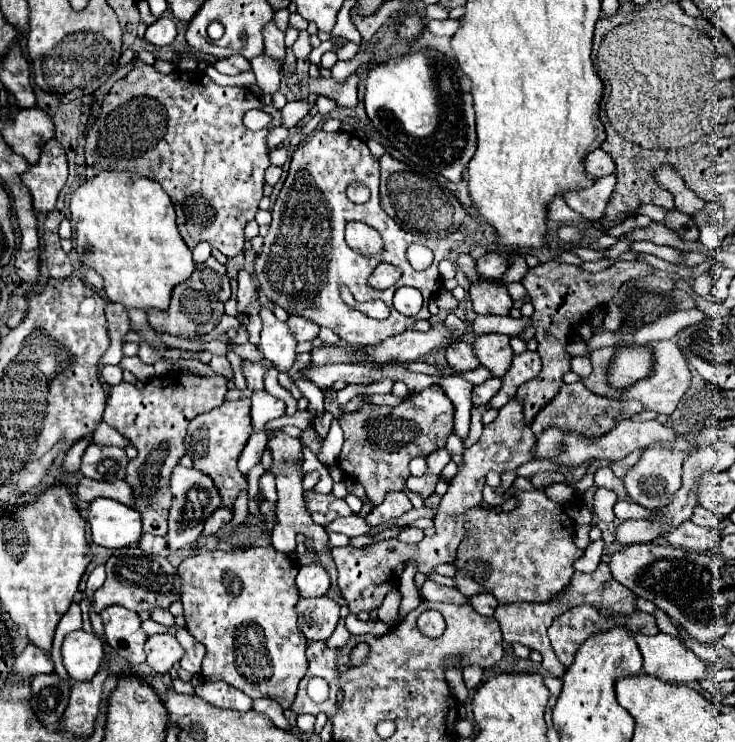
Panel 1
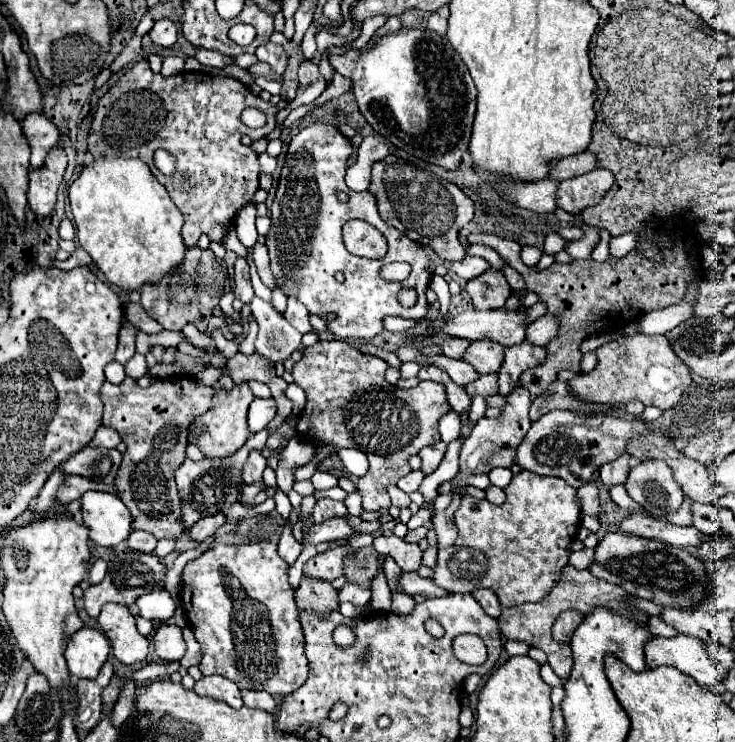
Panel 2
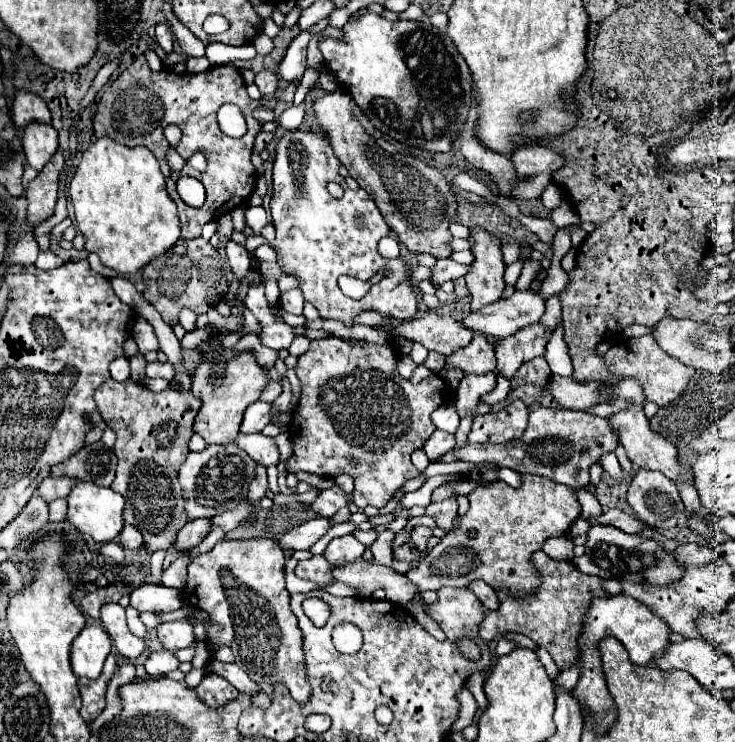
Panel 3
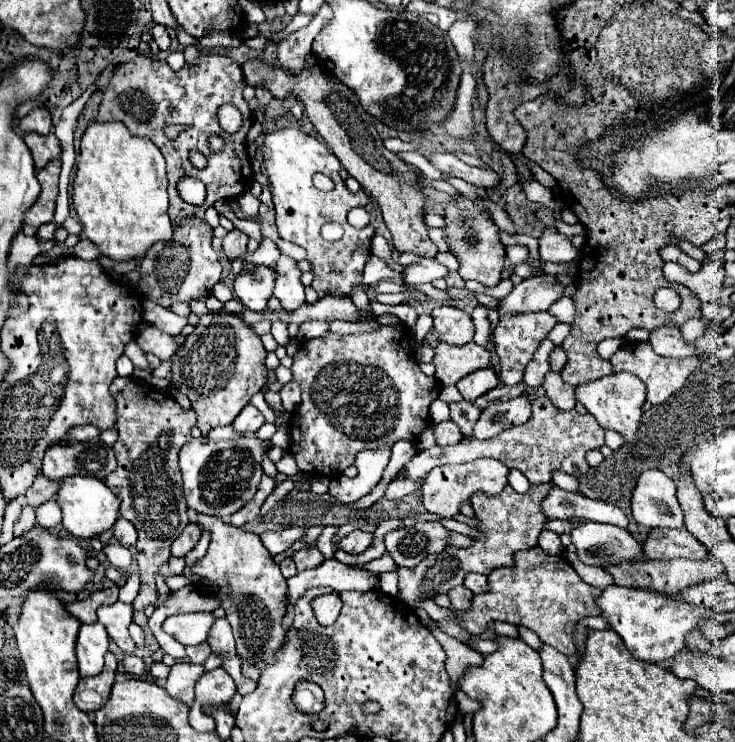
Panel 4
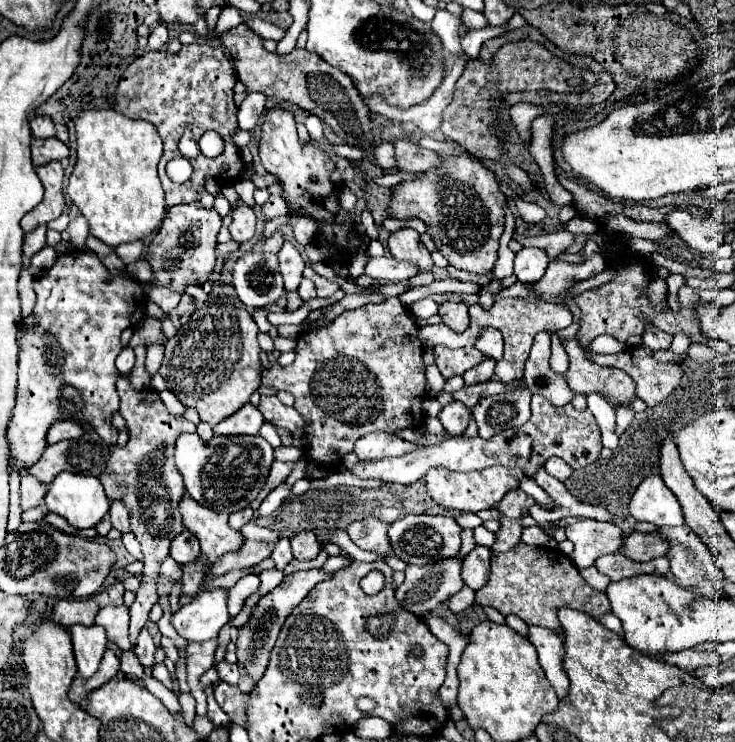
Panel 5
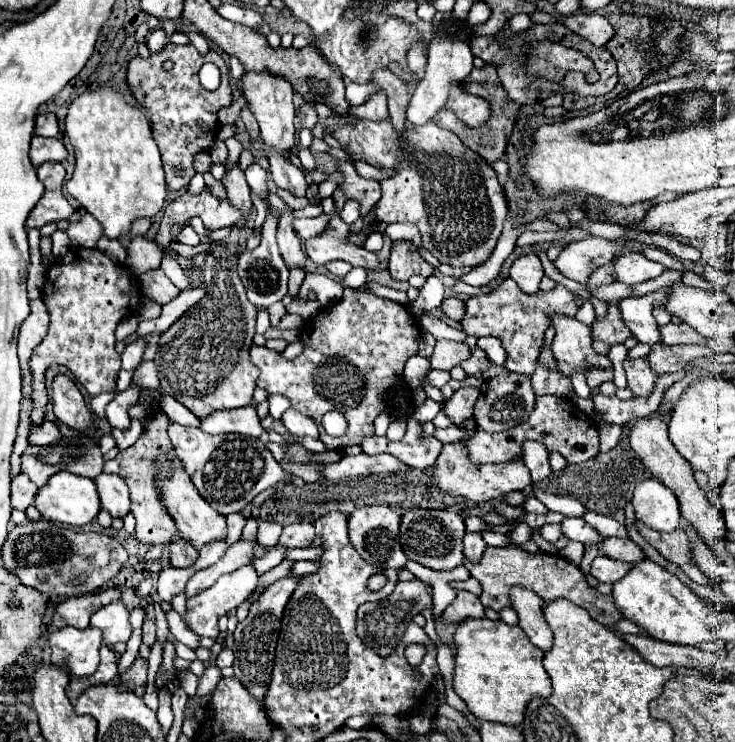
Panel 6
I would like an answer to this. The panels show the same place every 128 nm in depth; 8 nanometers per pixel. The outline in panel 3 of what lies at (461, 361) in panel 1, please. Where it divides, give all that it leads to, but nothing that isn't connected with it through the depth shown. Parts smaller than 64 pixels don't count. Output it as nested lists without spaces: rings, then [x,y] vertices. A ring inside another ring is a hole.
[[[428,312],[420,320],[398,322],[394,328],[394,336],[404,336],[408,340],[420,342],[426,350],[436,350],[450,356],[456,350],[464,348],[474,334],[468,332],[468,328],[464,328],[452,316]]]

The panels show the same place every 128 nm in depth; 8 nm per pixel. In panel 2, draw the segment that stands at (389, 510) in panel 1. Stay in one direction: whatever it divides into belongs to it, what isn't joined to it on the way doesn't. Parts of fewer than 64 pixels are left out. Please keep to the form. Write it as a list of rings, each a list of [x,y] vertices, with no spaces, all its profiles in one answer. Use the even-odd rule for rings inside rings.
[[[388,486],[388,496],[392,500],[392,506],[396,506],[396,508],[408,508],[410,506],[408,494],[402,492],[398,486]]]

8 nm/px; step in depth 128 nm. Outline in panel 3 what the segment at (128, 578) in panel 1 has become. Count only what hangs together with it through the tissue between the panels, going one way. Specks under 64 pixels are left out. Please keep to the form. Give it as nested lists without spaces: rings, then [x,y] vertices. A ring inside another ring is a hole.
[[[114,584],[108,586],[108,588],[98,588],[98,590],[94,590],[94,592],[90,592],[90,594],[86,594],[82,598],[82,610],[88,616],[92,616],[92,618],[100,618],[100,606],[102,604],[106,604],[106,602],[118,602],[124,592],[132,592],[132,590],[134,588],[128,588],[126,590],[120,584],[118,584],[118,590],[116,590]]]

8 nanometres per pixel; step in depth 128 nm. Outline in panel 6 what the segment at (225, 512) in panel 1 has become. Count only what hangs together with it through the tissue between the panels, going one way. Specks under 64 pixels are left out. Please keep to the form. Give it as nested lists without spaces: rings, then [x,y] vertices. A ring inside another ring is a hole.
[[[178,538],[170,544],[170,564],[176,568],[192,566],[196,562],[196,556],[198,556],[198,550],[188,540]]]

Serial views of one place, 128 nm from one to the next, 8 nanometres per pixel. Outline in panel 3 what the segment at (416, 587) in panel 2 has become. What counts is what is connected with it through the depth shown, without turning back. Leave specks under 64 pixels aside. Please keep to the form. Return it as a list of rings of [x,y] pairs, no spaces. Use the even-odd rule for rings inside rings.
[[[362,558],[356,560],[356,564],[334,568],[332,576],[336,582],[344,582],[358,588],[362,596],[370,596],[376,588],[382,588],[388,594],[386,600],[402,606],[406,606],[418,594],[418,588],[412,582],[408,582],[406,576],[398,574],[392,568],[378,566],[374,562],[368,564]]]

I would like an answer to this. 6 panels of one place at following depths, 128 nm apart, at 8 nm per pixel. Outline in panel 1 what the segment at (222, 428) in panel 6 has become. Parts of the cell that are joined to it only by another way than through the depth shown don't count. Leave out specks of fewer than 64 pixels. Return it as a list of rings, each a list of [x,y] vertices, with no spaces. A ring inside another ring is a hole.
[[[260,390],[252,394],[252,424],[254,430],[264,430],[264,424],[280,418],[286,412],[286,404],[274,396],[270,396],[268,392]]]

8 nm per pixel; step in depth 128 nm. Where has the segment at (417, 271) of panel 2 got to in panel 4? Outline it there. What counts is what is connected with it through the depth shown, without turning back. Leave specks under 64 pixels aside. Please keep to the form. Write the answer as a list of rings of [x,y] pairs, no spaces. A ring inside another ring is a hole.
[[[280,128],[266,134],[262,144],[264,166],[272,186],[272,202],[276,212],[276,228],[282,240],[294,242],[306,250],[306,260],[312,266],[312,288],[318,292],[318,298],[324,296],[352,296],[354,288],[366,290],[368,286],[362,284],[362,272],[366,260],[370,256],[370,240],[374,236],[374,228],[366,226],[364,230],[352,228],[346,220],[346,214],[354,206],[366,206],[370,198],[366,192],[352,194],[344,180],[338,176],[338,158],[328,146],[310,134],[298,128]],[[314,174],[326,174],[332,178],[336,188],[332,192],[320,192],[312,184]],[[326,222],[338,222],[344,228],[344,236],[338,242],[328,242],[320,236],[320,228]]]

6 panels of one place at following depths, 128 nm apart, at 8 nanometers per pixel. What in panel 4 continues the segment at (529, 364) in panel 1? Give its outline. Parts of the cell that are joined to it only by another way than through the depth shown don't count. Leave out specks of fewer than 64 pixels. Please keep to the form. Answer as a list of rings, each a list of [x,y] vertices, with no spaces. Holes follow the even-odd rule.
[[[536,312],[536,314],[524,314],[524,316],[504,316],[504,320],[496,326],[496,354],[500,356],[500,380],[506,386],[514,386],[522,382],[524,368],[532,360],[534,352],[542,344],[542,340],[548,336],[548,332],[556,326],[556,318],[548,312]]]

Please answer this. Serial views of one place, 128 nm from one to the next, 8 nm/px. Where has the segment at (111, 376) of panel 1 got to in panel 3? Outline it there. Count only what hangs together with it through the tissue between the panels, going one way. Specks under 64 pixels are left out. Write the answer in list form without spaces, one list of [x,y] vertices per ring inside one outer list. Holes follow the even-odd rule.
[[[124,356],[116,358],[116,360],[110,364],[110,376],[112,376],[114,380],[118,380],[118,382],[128,380],[128,378],[130,378],[130,364],[128,364],[128,358],[124,358]]]

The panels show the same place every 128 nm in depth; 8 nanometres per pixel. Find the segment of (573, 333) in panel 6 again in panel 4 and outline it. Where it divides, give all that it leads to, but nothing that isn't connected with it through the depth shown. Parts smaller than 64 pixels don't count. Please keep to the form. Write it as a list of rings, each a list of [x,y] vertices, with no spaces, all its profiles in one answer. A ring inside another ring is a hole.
[[[612,374],[604,376],[604,380],[594,380],[592,384],[582,384],[576,388],[576,400],[586,406],[586,410],[598,420],[602,428],[610,428],[626,440],[626,444],[638,442],[638,428],[642,418],[642,406],[646,402],[646,386],[634,374]]]

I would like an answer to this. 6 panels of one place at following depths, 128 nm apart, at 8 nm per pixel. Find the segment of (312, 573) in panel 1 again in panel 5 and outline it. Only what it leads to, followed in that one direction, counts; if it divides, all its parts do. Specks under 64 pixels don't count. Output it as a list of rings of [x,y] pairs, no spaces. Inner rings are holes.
[[[364,518],[348,526],[348,536],[362,550],[372,550],[378,554],[392,554],[392,546],[388,544],[388,524],[376,518]]]

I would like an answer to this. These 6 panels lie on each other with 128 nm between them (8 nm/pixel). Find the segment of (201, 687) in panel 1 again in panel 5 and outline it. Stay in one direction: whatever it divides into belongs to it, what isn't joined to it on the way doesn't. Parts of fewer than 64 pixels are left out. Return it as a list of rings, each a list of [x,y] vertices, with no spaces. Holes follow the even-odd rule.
[[[218,662],[216,666],[216,672],[218,672],[218,676],[220,676],[220,682],[228,682],[228,684],[238,684],[238,678],[240,678],[240,674],[238,674],[238,666],[236,664],[228,664],[228,662]]]

